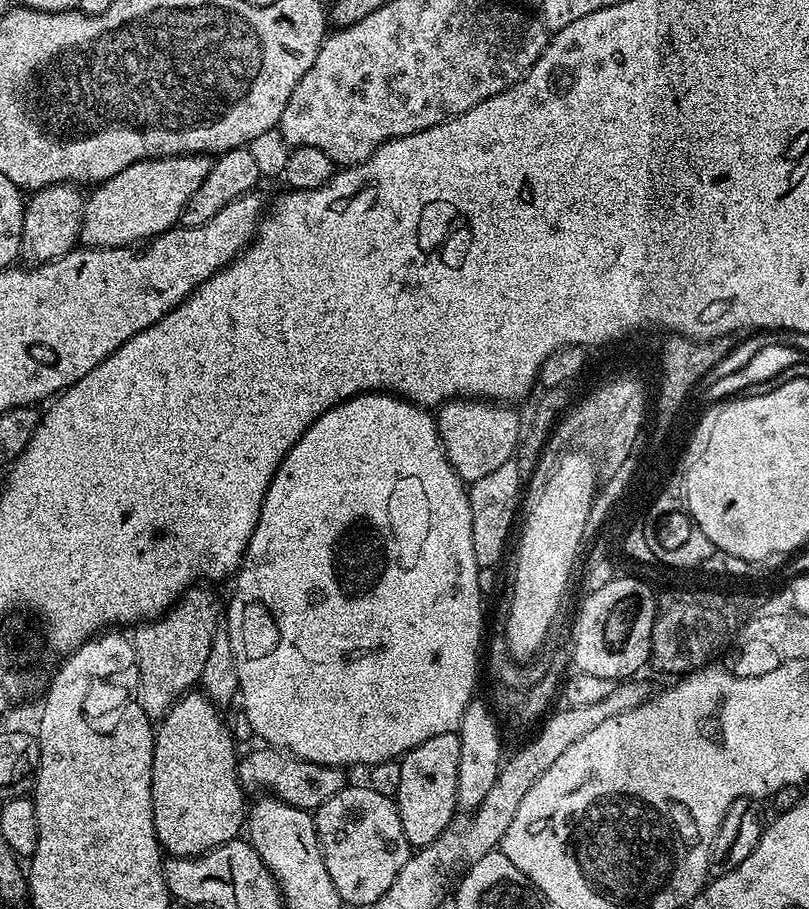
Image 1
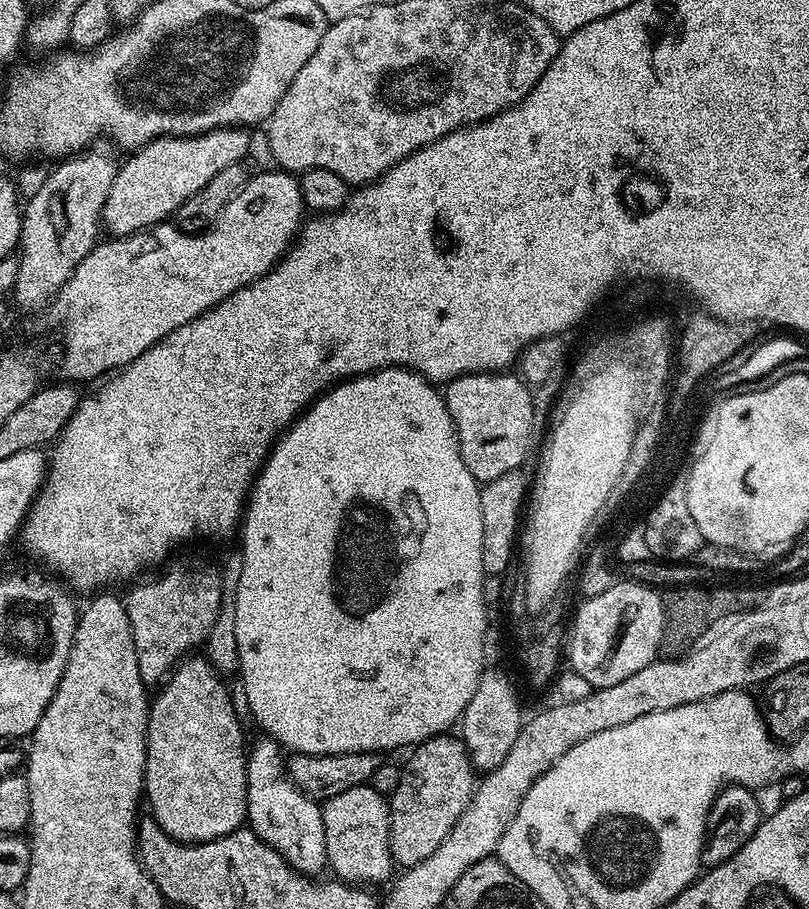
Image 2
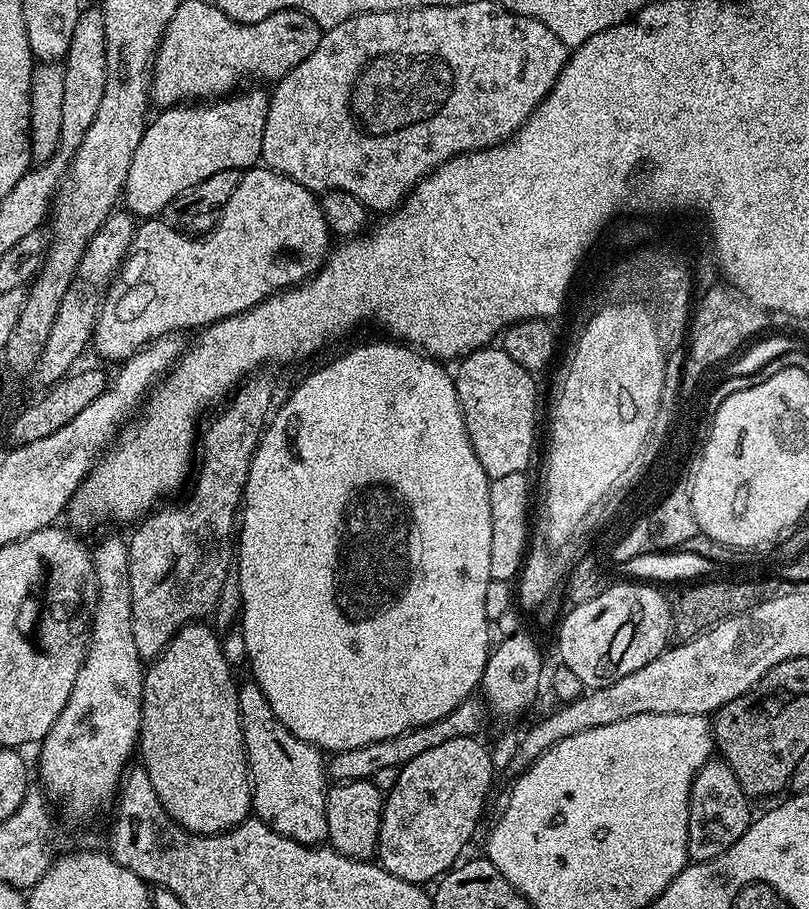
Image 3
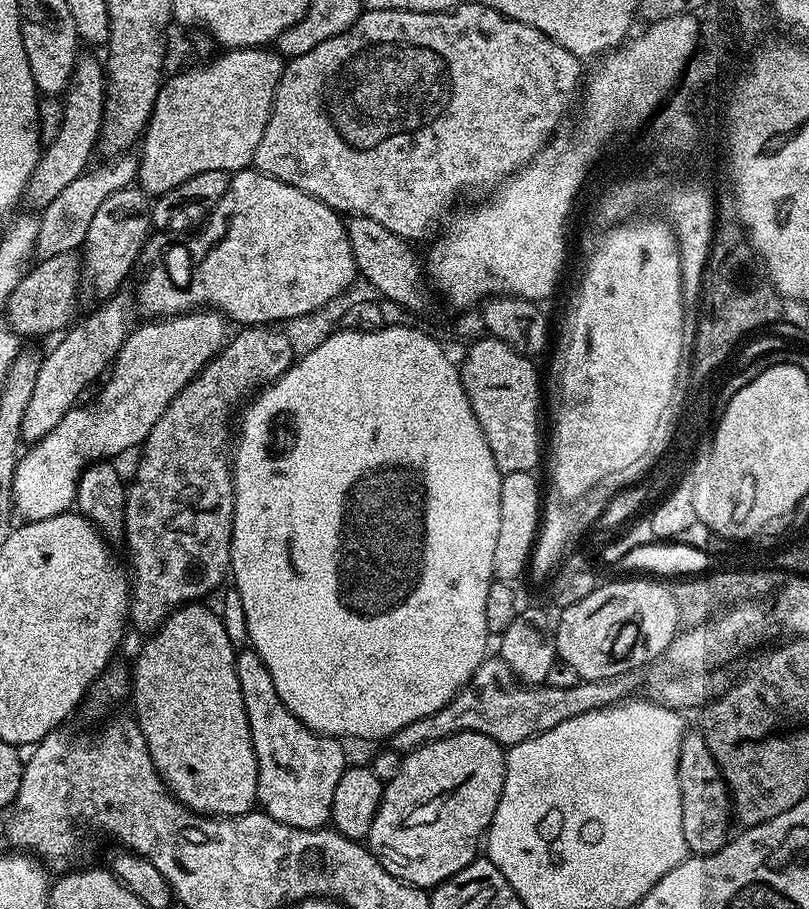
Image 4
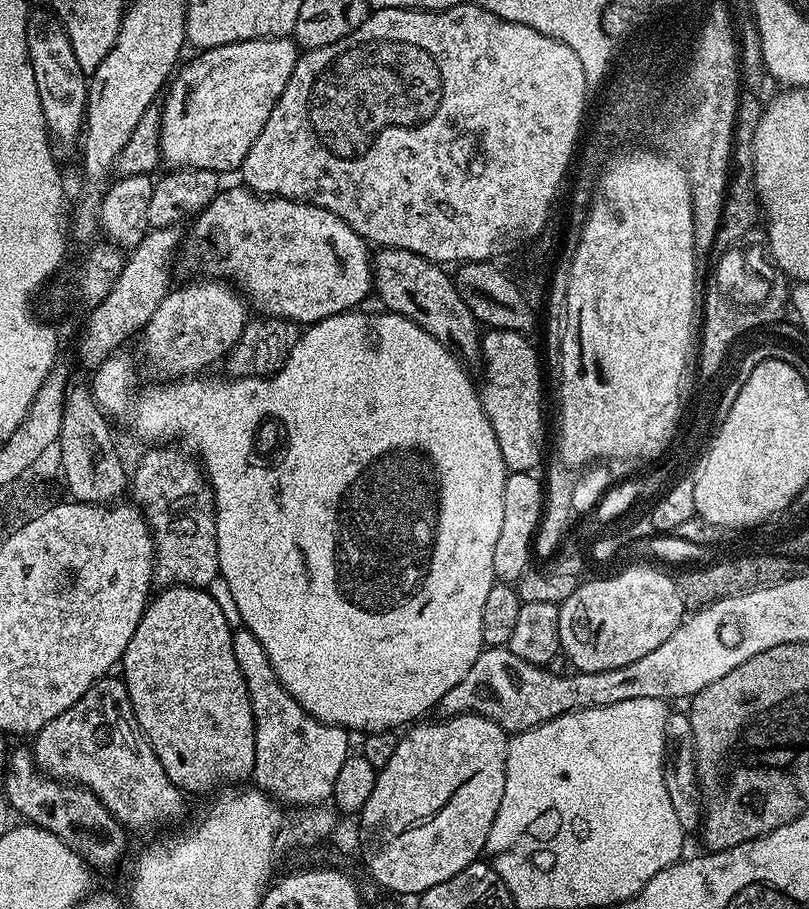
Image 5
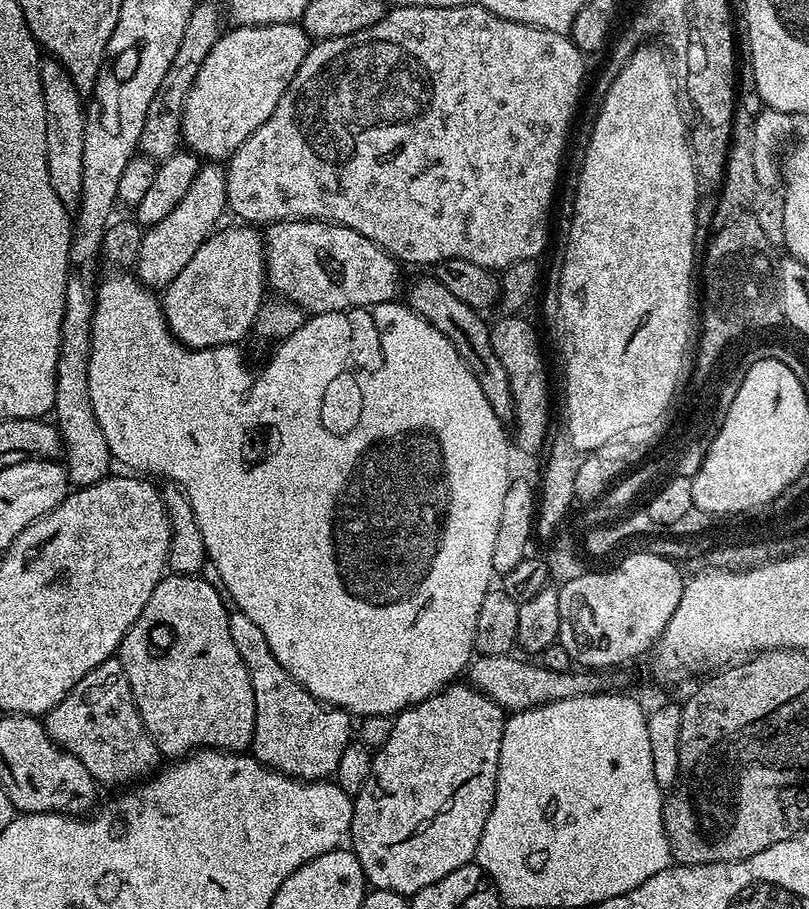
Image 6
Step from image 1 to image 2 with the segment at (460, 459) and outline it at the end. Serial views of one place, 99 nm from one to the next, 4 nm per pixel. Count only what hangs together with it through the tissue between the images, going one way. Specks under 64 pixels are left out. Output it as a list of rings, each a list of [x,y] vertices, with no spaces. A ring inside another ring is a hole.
[[[511,371],[467,372],[447,381],[442,395],[446,410],[454,422],[462,462],[477,482],[502,478],[502,474],[515,472],[523,464],[532,448],[534,437],[533,389],[519,375]]]

